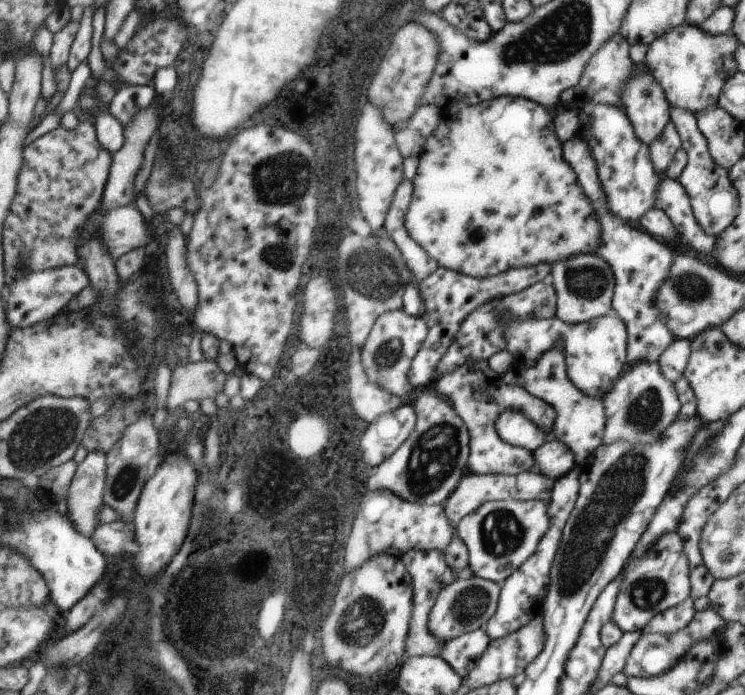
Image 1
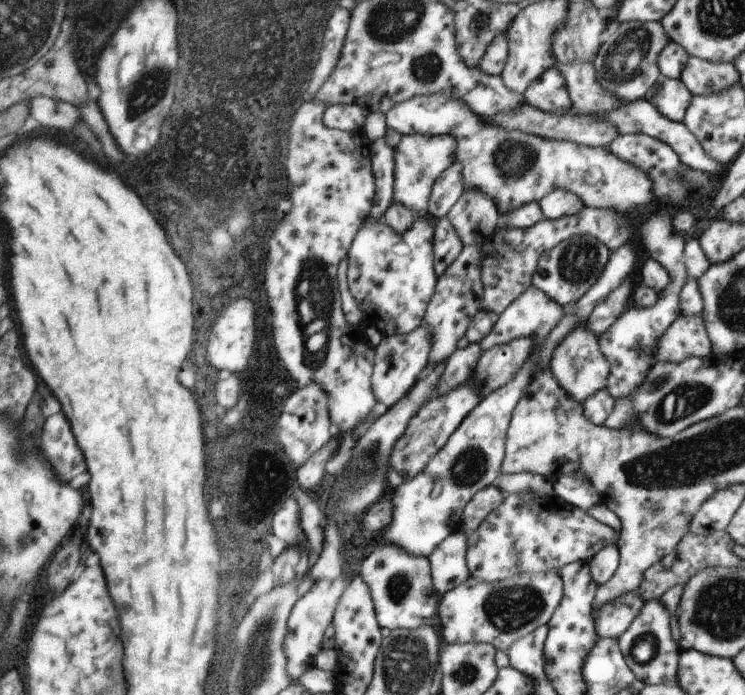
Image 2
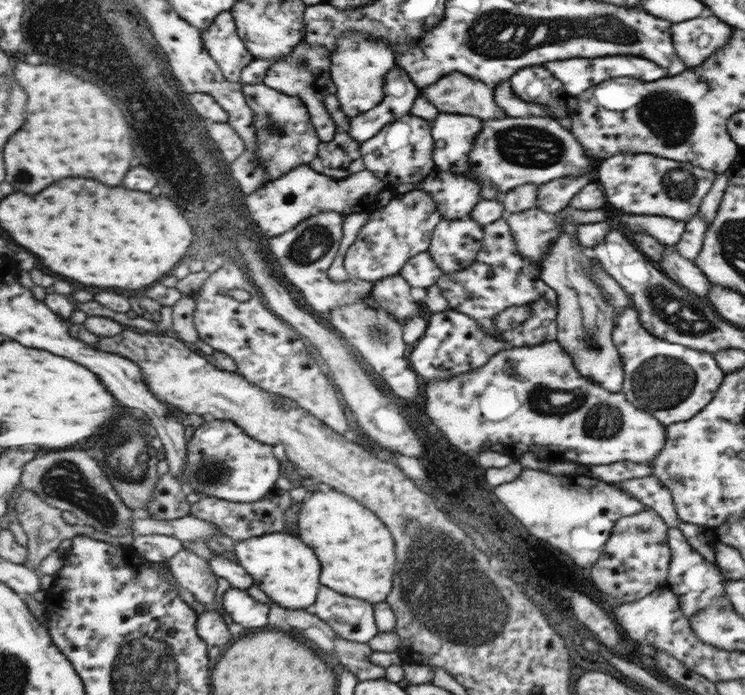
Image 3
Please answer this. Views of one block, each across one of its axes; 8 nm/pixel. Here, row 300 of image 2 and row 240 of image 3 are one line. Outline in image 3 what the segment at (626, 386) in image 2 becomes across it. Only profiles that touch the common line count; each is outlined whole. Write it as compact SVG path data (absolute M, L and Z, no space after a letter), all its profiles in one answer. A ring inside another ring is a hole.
M611 212L611 218L621 222L625 230L631 230L631 232L643 230L663 246L675 246L685 234L685 226L687 226L681 220L665 218L665 216L629 216L629 214Z

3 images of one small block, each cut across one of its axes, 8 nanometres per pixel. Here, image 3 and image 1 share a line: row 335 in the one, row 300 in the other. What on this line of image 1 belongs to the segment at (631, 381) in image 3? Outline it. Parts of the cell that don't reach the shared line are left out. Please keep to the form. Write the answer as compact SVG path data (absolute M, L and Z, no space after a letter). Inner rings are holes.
M575 136L563 144L563 150L565 150L565 160L569 160L567 164L573 164L573 172L577 172L577 180L581 182L579 186L585 192L585 196L589 198L589 204L591 204L593 212L597 214L597 220L601 226L601 240L599 240L599 246L595 248L593 254L605 258L605 262L613 270L615 288L613 288L611 310L617 312L619 318L629 328L629 362L631 364L643 362L643 360L659 362L661 352L665 352L665 348L671 346L675 336L669 332L669 328L661 320L661 314L655 310L653 296L657 296L655 294L657 286L661 288L661 284L669 276L669 268L673 264L675 252L665 242L659 242L657 238L653 238L651 234L647 234L639 226L633 226L621 218L615 218L607 210L605 194L601 190L597 170L595 170L595 160L583 140L579 140Z

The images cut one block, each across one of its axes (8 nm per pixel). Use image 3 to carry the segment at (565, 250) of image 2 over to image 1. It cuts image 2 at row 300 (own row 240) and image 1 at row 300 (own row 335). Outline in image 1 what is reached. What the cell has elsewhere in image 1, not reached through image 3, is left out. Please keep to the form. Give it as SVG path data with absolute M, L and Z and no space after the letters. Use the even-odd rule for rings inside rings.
M573 254L557 264L551 264L551 280L557 292L557 312L555 316L565 324L583 324L597 320L611 310L613 302L613 270L605 258L597 254Z

